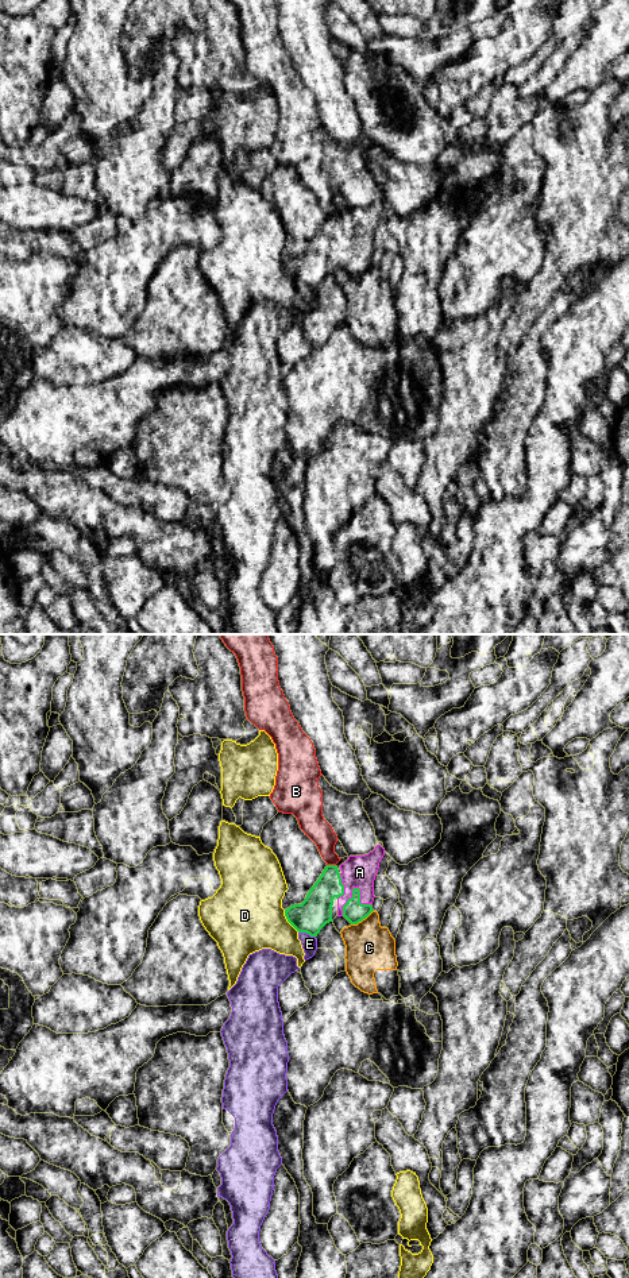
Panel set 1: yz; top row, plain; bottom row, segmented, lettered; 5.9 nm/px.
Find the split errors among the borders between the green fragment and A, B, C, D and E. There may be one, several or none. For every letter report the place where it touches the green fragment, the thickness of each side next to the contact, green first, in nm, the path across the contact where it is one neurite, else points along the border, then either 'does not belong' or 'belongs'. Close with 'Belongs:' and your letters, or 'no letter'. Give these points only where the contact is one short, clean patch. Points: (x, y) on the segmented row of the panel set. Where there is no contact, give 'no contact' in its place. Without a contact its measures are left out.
A: meets green in yz at (347, 900); 140 nm thick on the green side, 190 nm on the other; belongs
B: meets green in yz at (331, 865); 170 nm thick on the green side, 150 nm on the other; does not belong
C: meets green in yz at (362, 919); 140 nm thick on the green side, 280 nm on the other; does not belong
D: meets green in yz at (288, 921); 200 nm thick on the green side, 420 nm on the other; does not belong
E: meets green in yz at (307, 933); 200 nm thick on the green side, 100 nm on the other; does not belong
Belongs: A

